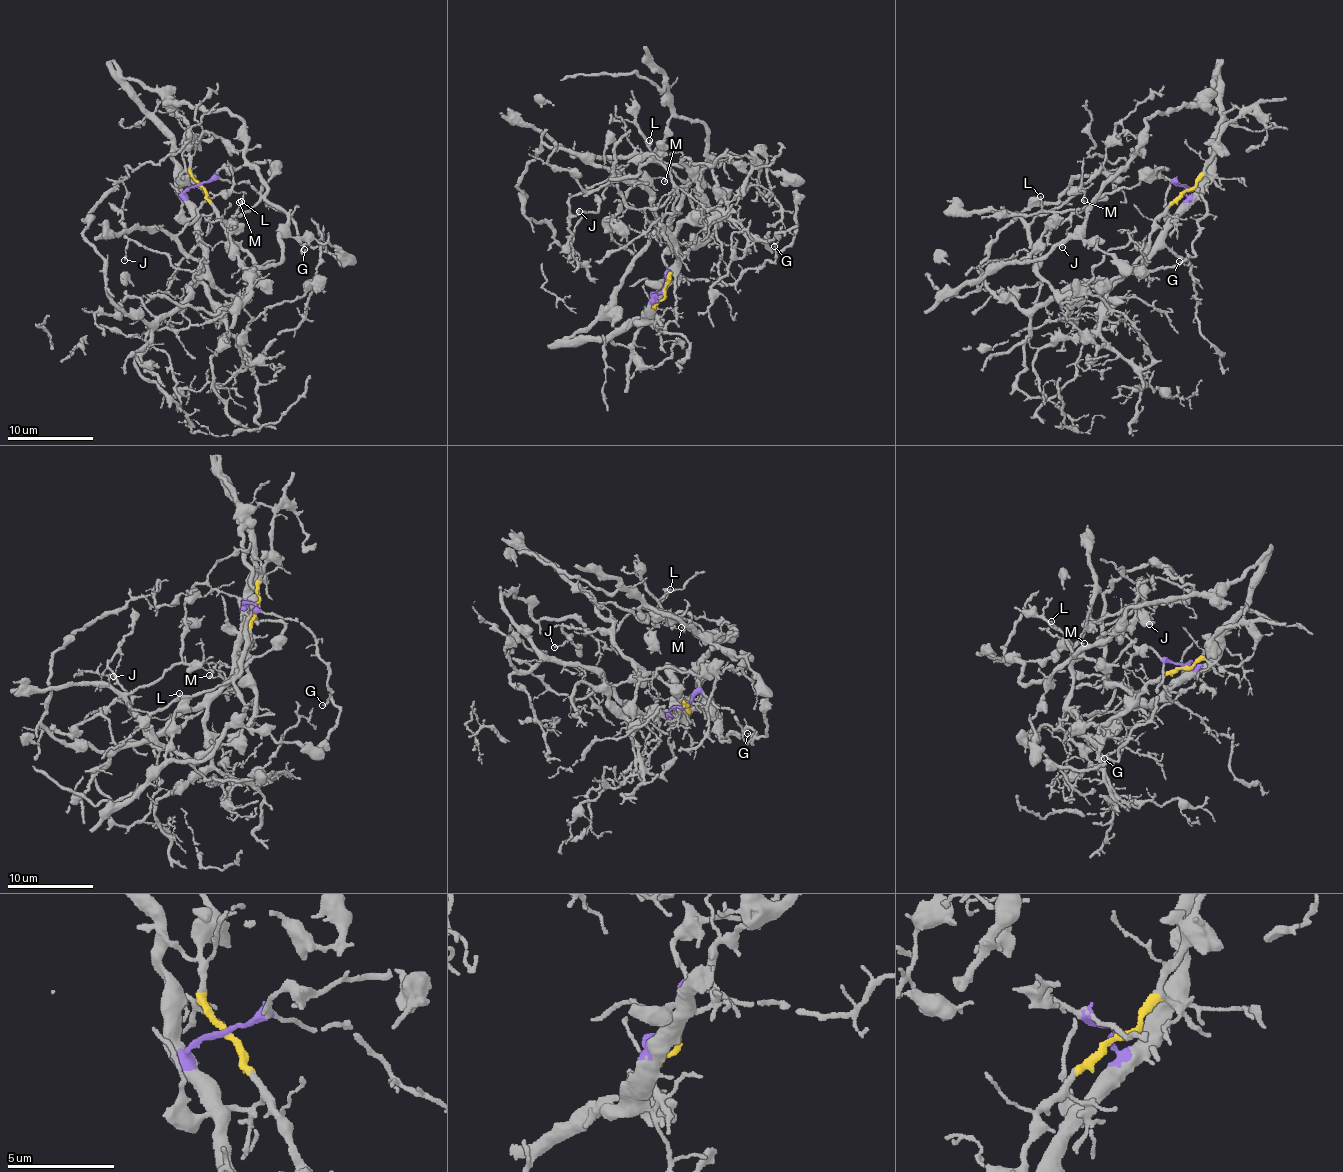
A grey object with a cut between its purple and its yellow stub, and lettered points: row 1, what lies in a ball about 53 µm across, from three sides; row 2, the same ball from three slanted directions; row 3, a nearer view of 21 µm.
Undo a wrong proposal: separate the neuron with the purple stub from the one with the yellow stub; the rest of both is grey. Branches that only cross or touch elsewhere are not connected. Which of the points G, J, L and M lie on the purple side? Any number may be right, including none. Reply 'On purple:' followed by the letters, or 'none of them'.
On purple: G, L

